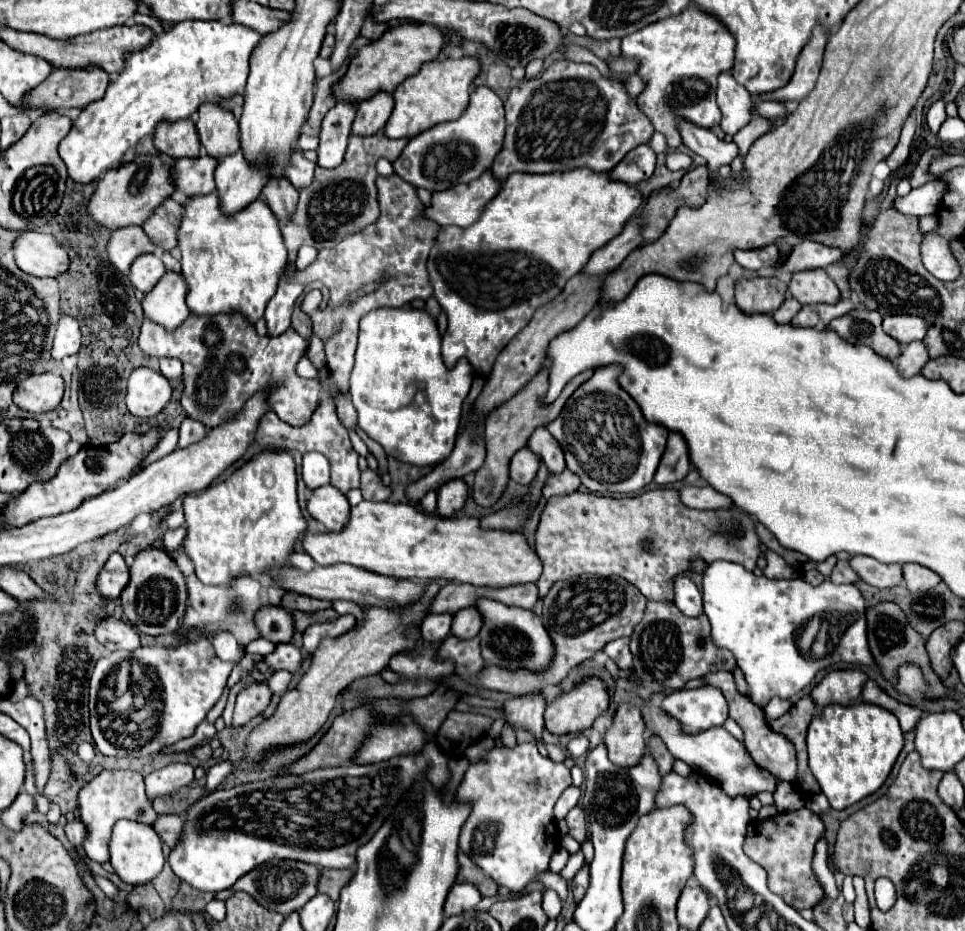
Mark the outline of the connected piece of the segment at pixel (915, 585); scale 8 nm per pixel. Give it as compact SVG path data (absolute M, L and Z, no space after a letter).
M904 564L902 572L904 572L906 588L910 592L926 592L940 582L940 576L936 572L928 570L926 566L920 566L920 564Z

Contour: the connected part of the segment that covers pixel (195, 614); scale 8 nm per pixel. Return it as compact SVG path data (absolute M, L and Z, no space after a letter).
M190 574L186 578L188 584L188 596L190 596L190 604L186 608L186 616L184 616L184 624L182 628L202 628L206 626L206 630L216 630L216 628L224 628L228 632L232 632L238 640L238 644L244 648L248 642L258 638L258 630L252 624L254 612L260 606L258 600L258 590L260 590L260 582L252 576L242 576L238 580L232 582L232 586L206 586L202 584L194 574Z

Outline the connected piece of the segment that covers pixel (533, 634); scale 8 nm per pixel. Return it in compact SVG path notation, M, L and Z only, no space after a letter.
M480 598L474 608L484 618L478 636L486 664L502 666L506 670L546 670L546 666L550 666L550 658L554 658L554 642L550 642L550 634L546 634L546 628L542 626L542 618L538 618L538 614L526 608L506 606L490 598Z

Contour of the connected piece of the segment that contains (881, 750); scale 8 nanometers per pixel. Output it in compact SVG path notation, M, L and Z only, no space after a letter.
M858 702L852 706L840 706L840 704L824 706L818 710L818 714L814 716L808 728L810 770L834 810L844 810L860 802L862 798L874 794L888 778L902 746L904 746L904 738L894 714L884 708L878 708L876 704L866 704L866 702Z

